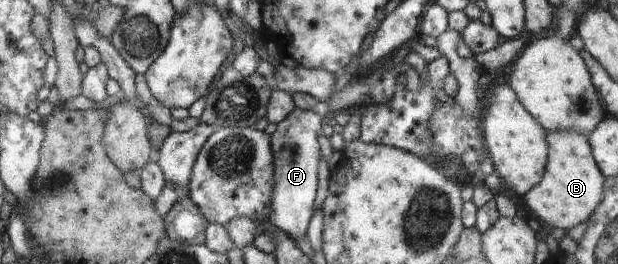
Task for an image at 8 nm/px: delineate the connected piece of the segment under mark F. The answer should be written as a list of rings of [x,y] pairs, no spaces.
[[[319,102],[309,109],[293,108],[287,117],[277,124],[276,131],[270,135],[272,140],[272,152],[275,154],[275,191],[272,195],[272,213],[267,222],[273,228],[280,230],[280,233],[305,233],[313,205],[315,205],[315,193],[317,193],[317,161],[319,161],[319,145],[317,145],[317,135],[321,131],[321,119],[323,115],[330,111],[327,102]]]

